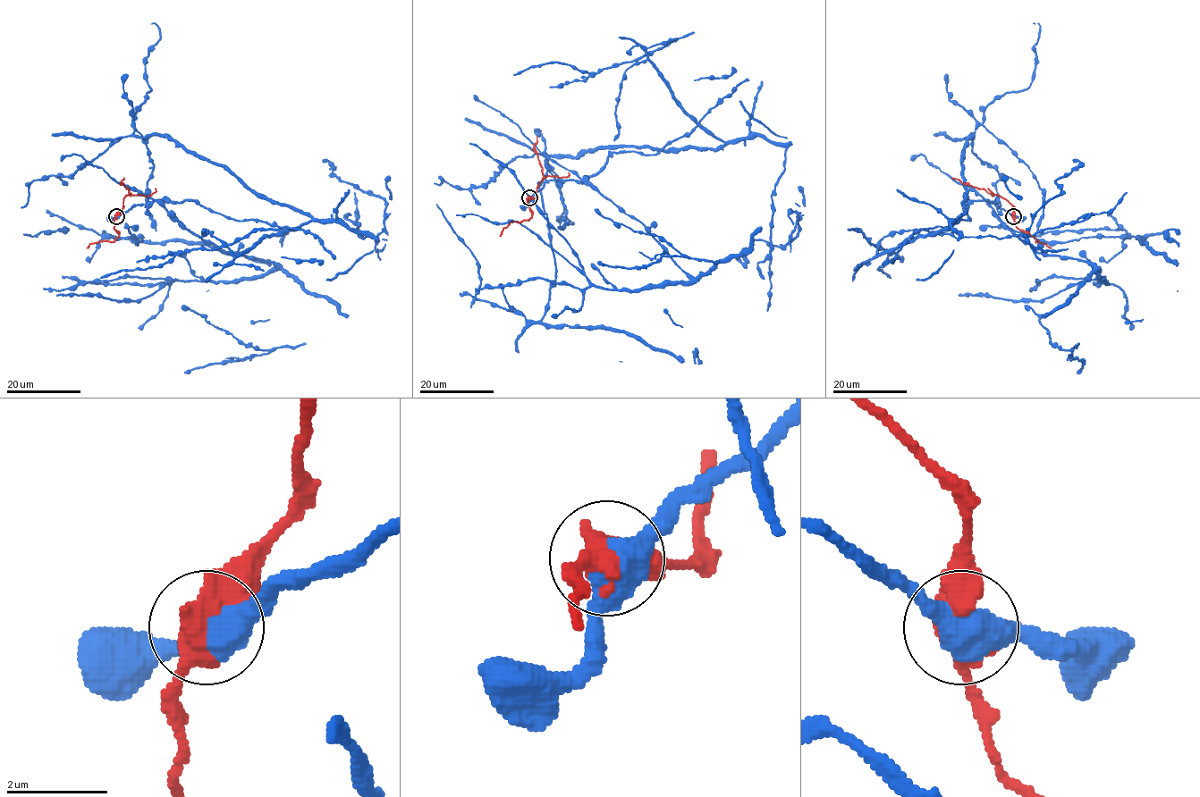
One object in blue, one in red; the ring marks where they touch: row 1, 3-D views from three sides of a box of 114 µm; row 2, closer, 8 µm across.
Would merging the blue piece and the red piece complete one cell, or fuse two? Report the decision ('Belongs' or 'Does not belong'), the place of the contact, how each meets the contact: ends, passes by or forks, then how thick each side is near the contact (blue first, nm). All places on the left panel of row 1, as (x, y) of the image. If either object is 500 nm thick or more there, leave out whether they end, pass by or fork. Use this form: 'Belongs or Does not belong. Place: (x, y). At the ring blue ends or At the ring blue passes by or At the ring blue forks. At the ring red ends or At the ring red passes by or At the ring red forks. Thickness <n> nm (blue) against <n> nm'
Does not belong. Place: (116, 216). Thickness 600 nm (blue) against 480 nm

